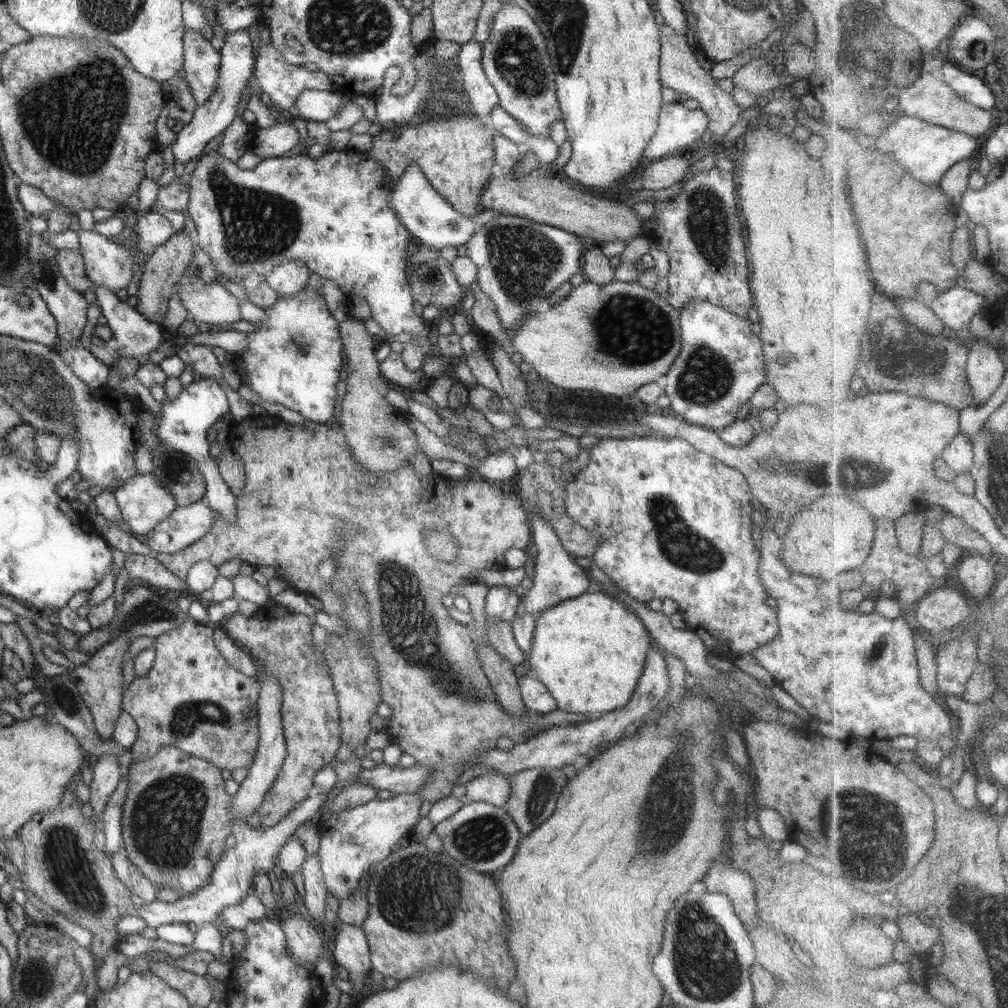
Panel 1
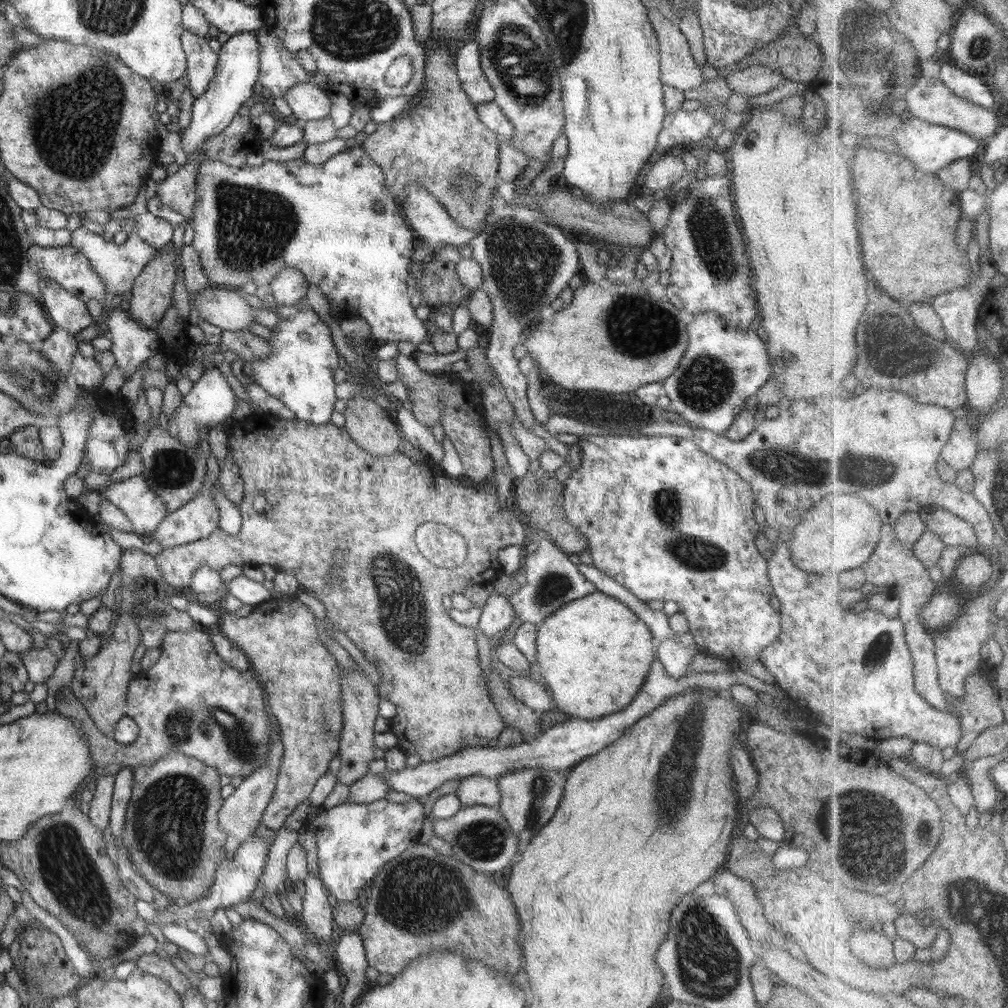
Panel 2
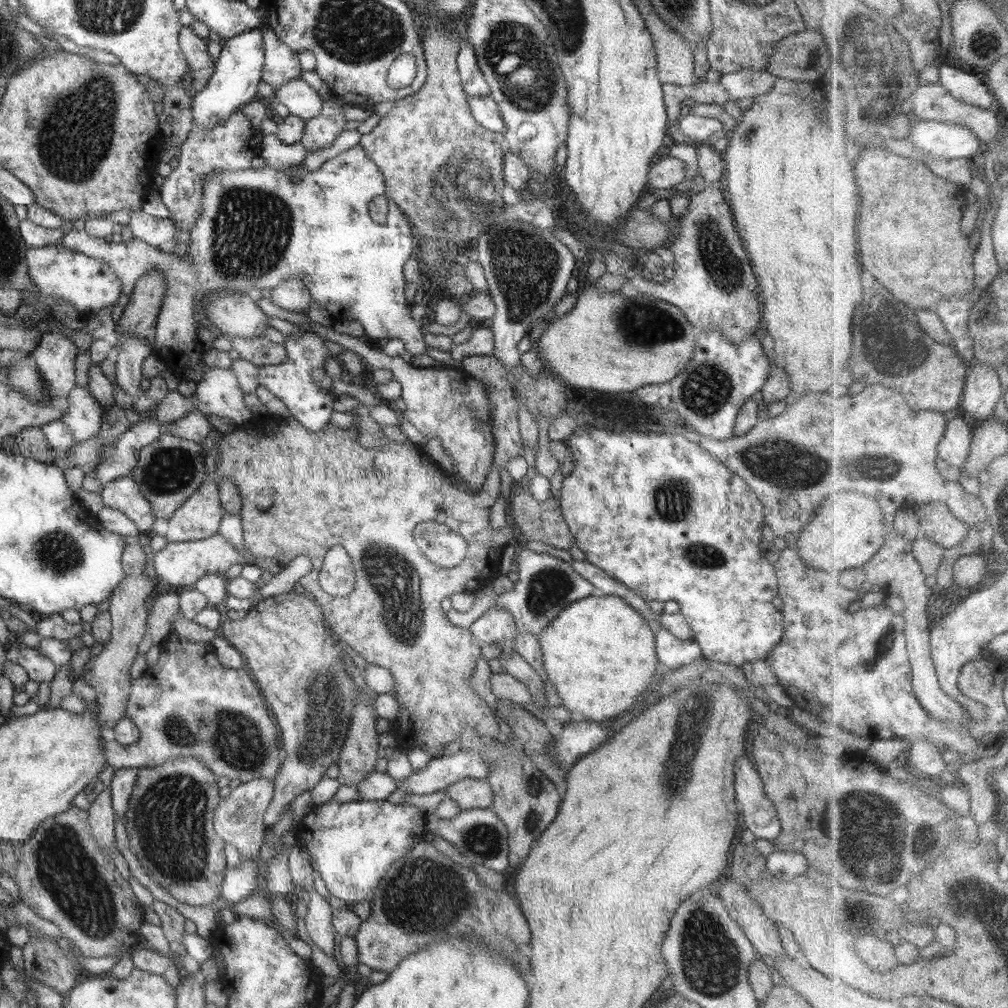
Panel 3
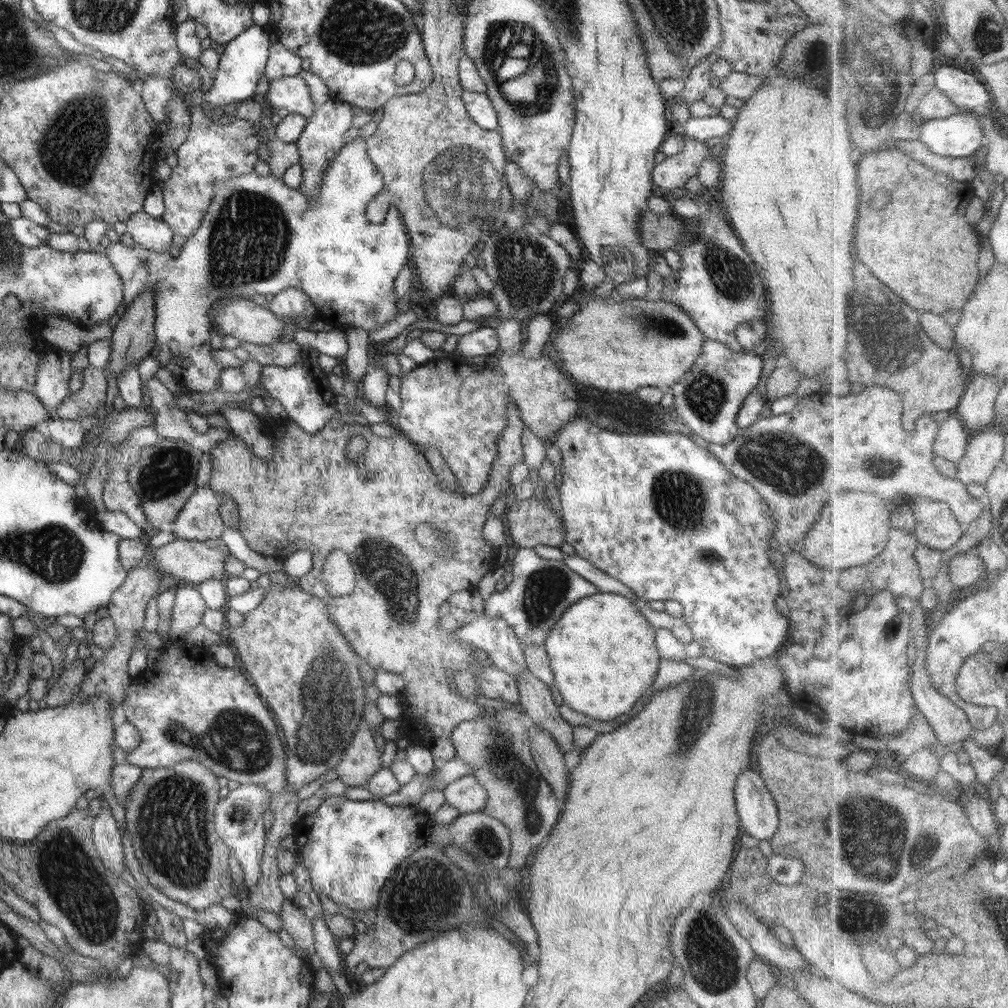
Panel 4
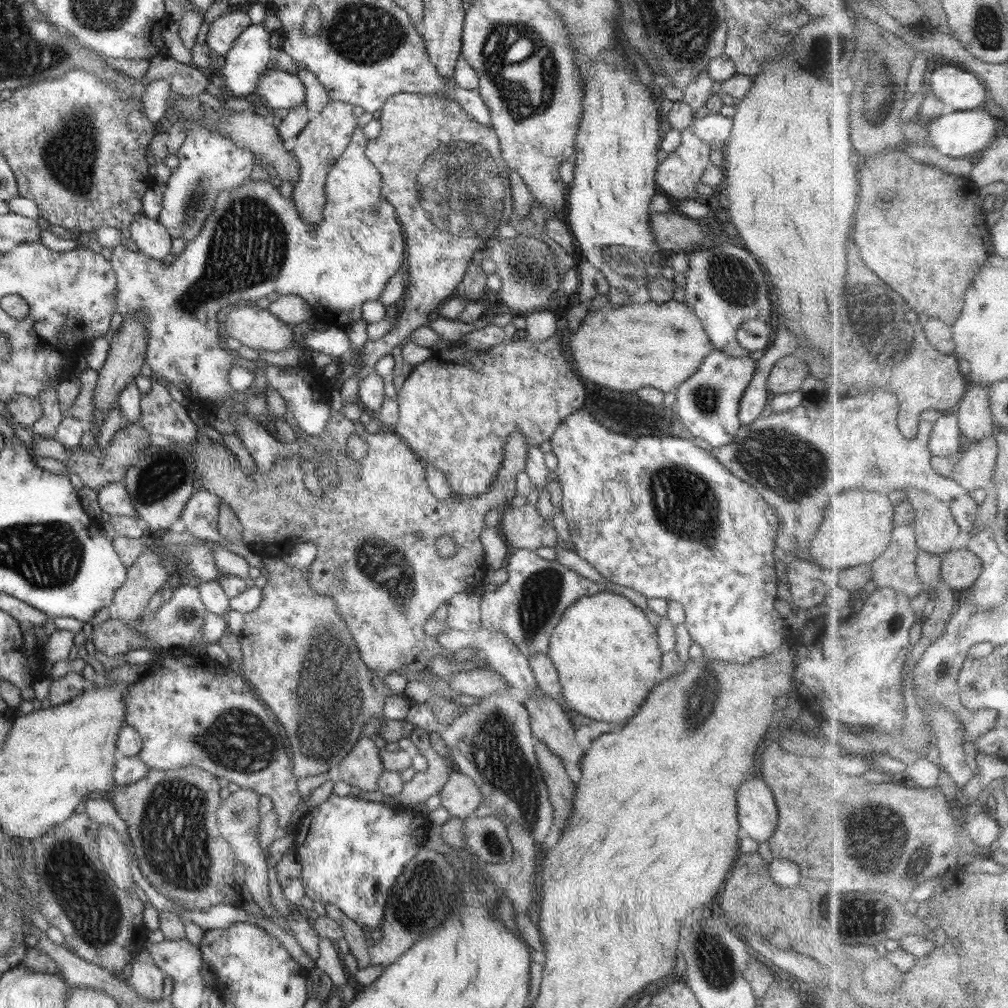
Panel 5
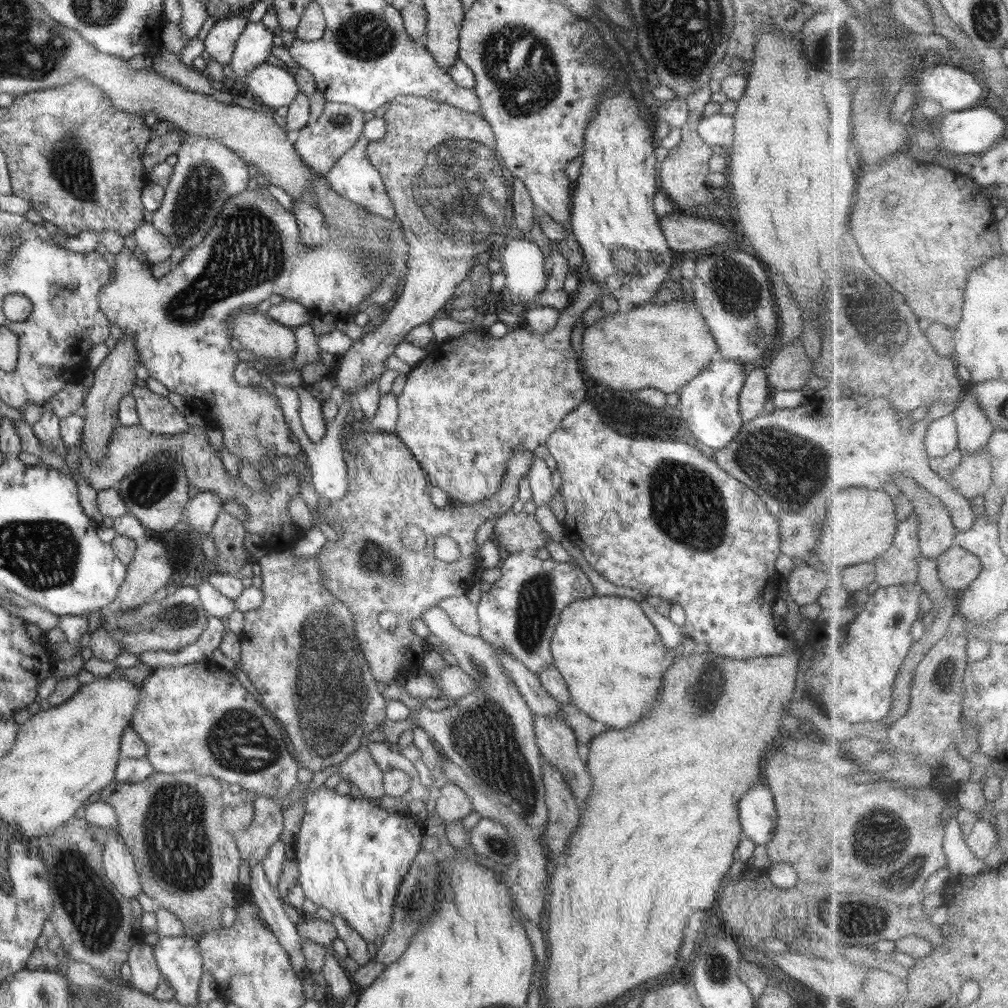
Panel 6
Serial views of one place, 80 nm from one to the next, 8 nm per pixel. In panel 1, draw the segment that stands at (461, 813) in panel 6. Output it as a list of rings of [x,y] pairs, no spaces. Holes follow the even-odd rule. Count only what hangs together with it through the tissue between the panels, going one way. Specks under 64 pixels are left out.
[[[483,774],[470,779],[466,784],[468,802],[486,802],[504,808],[510,798],[510,776]]]

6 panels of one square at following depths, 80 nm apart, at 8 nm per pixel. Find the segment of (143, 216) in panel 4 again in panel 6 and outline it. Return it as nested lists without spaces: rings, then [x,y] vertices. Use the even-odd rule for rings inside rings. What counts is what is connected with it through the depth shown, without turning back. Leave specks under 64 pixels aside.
[[[145,221],[134,233],[136,245],[144,254],[150,266],[160,264],[171,258],[173,246],[163,234],[160,234],[150,222]]]

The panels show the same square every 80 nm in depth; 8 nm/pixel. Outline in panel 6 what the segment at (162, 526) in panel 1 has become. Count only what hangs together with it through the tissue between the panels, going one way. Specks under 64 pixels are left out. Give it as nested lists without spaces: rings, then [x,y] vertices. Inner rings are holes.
[[[199,492],[189,501],[186,521],[196,532],[208,537],[212,534],[213,524],[222,510],[223,500],[213,492]]]

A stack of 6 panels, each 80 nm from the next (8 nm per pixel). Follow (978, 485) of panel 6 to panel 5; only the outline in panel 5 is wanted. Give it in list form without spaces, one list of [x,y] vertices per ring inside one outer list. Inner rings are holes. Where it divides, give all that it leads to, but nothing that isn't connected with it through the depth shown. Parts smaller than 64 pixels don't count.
[[[990,436],[986,440],[967,445],[964,455],[956,467],[953,478],[970,492],[975,490],[993,490],[996,485],[995,474],[997,473],[998,459],[1001,455],[1001,447],[995,436]]]

